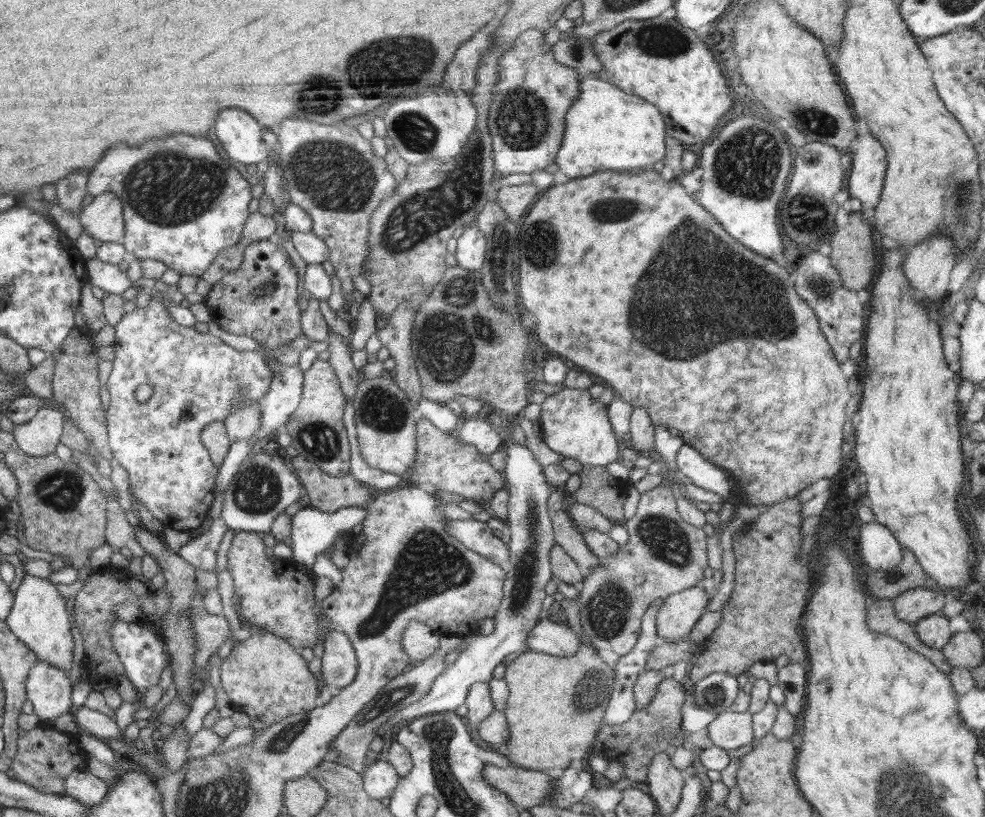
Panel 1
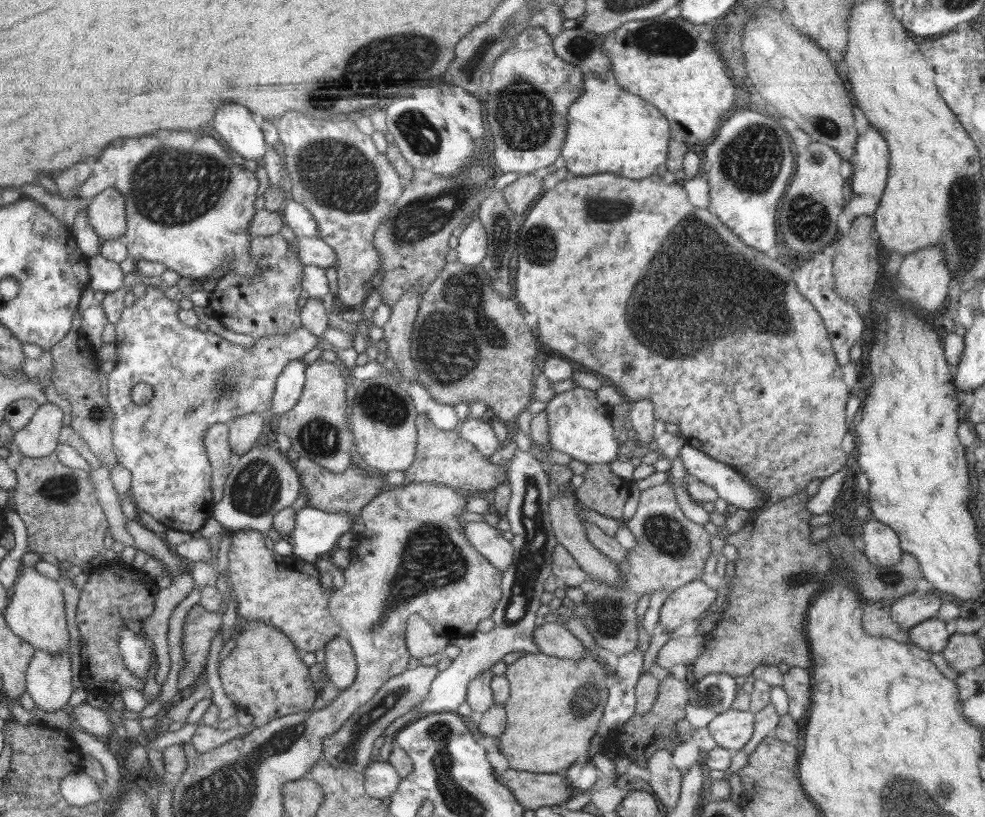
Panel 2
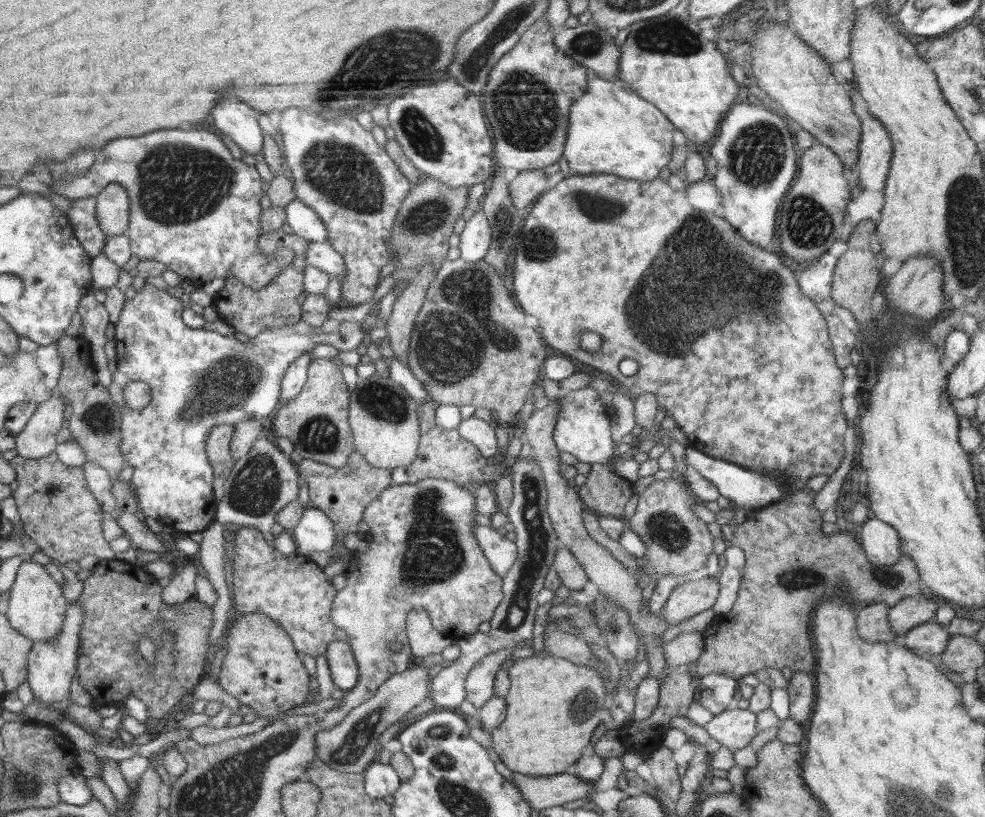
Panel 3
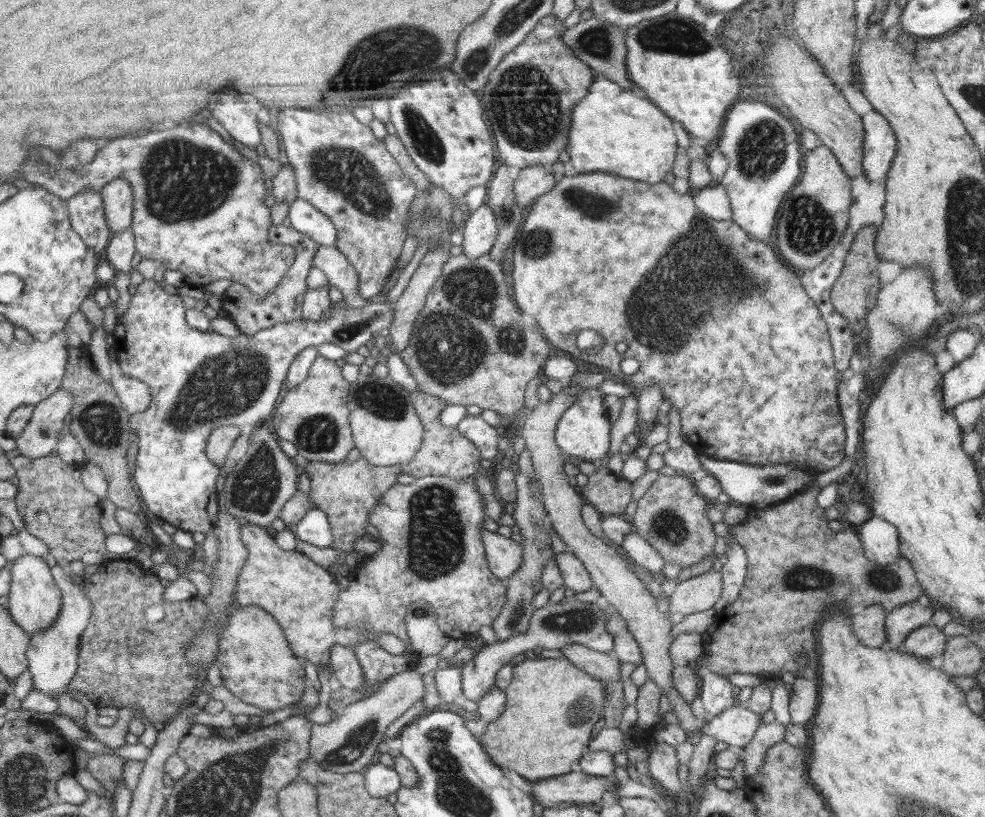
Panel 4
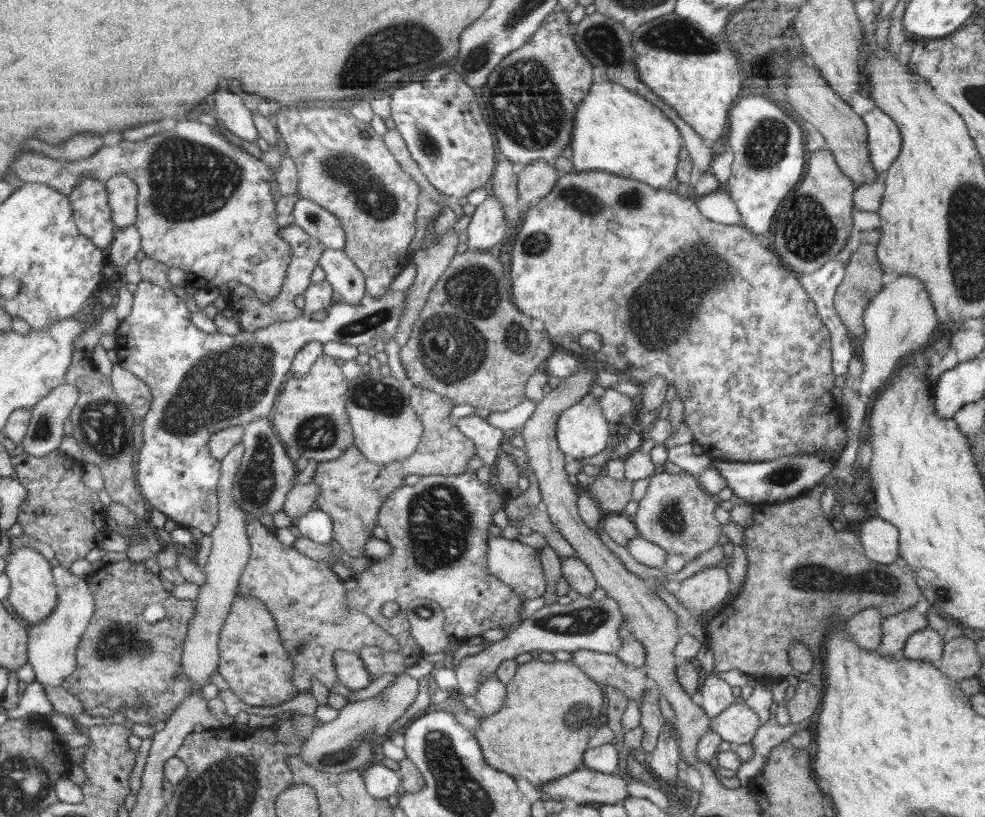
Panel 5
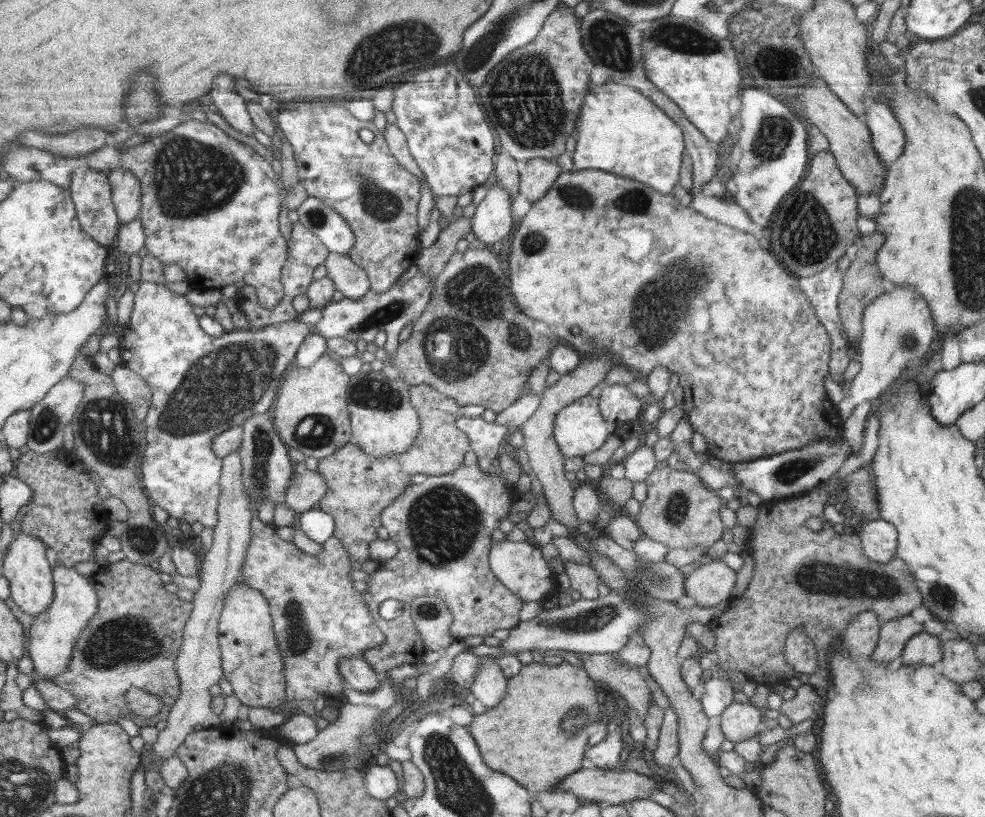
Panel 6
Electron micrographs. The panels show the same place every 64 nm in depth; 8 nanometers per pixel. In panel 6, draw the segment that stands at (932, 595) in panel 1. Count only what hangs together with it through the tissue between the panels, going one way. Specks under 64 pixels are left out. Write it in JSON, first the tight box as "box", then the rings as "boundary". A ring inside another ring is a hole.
{"box":[870,614,924,664],"boundary":[[[913,614],[882,622],[879,641],[870,659],[888,664],[903,654],[905,644],[920,631],[924,631],[924,625],[916,622]]]}

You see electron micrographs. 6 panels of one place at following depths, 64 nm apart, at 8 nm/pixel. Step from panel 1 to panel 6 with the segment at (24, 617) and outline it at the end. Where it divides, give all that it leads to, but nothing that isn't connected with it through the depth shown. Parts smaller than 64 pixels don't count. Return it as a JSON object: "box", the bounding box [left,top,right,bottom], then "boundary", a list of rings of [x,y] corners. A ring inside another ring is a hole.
{"box":[3,532,54,616],"boundary":[[[24,532],[15,534],[3,562],[3,577],[9,582],[8,595],[16,606],[30,614],[38,616],[52,604],[54,598],[53,570],[50,569],[50,563],[46,559],[46,545],[31,534]]]}

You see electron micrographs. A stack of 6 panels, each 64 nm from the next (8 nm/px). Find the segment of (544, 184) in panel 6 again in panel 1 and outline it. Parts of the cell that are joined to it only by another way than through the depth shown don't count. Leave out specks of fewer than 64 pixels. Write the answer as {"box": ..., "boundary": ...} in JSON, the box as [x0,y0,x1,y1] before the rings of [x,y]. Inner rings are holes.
{"box":[494,184,540,222],"boundary":[[[532,184],[503,186],[495,192],[494,199],[512,222],[522,221],[524,213],[536,200],[540,188]]]}

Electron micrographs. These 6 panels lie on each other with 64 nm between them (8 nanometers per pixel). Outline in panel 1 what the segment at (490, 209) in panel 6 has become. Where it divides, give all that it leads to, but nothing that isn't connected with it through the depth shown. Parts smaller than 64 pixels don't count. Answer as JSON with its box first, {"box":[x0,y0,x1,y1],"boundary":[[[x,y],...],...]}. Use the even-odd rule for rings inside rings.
{"box":[455,222,486,271],"boundary":[[[476,222],[468,229],[457,235],[457,249],[455,251],[458,265],[464,270],[480,271],[486,261],[486,239],[484,233],[477,227]]]}

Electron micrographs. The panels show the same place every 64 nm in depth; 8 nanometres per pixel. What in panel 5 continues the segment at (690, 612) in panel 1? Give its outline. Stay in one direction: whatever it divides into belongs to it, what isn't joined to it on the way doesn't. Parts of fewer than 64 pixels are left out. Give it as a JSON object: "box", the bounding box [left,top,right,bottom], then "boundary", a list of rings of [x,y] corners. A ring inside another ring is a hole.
{"box":[675,563,730,614],"boundary":[[[718,563],[684,579],[675,596],[682,606],[693,613],[700,614],[720,605],[730,589],[728,573]]]}

